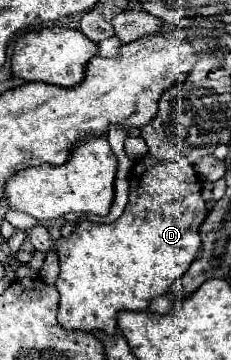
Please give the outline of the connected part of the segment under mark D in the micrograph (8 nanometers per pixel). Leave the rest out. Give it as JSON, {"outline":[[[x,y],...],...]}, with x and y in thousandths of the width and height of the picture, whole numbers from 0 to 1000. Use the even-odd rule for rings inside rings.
{"outline":[[[649,431],[597,442],[563,481],[563,553],[519,608],[468,625],[355,614],[303,658],[251,658],[242,669],[242,703],[260,714],[260,758],[242,775],[260,814],[251,897],[286,914],[442,914],[468,931],[494,931],[519,858],[632,864],[658,831],[710,819],[736,803],[736,786],[771,781],[823,747],[840,708],[857,708],[857,681],[874,681],[857,636],[883,603],[874,503],[831,458],[797,447],[684,447]]]}

